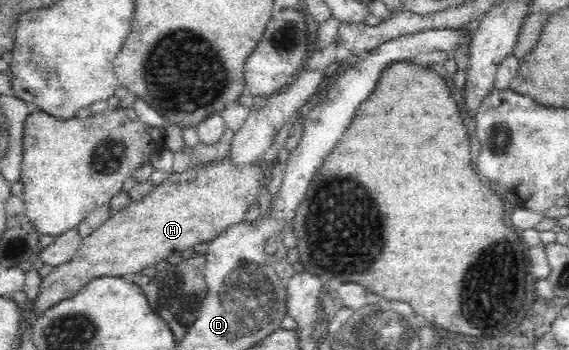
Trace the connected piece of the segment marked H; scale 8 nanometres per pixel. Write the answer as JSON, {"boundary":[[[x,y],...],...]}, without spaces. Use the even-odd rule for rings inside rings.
{"boundary":[[[228,157],[200,166],[189,166],[181,173],[171,173],[161,184],[155,186],[148,194],[131,200],[119,212],[112,212],[104,224],[96,228],[88,237],[82,240],[81,246],[72,260],[55,266],[52,272],[43,278],[40,293],[34,299],[31,309],[25,313],[30,318],[41,315],[57,302],[74,297],[88,282],[104,276],[131,277],[142,273],[147,266],[168,260],[175,252],[182,254],[196,244],[212,241],[224,233],[230,226],[245,221],[247,208],[258,198],[260,186],[266,184],[268,171],[272,163],[261,170],[258,162],[249,167],[236,168]]]}

